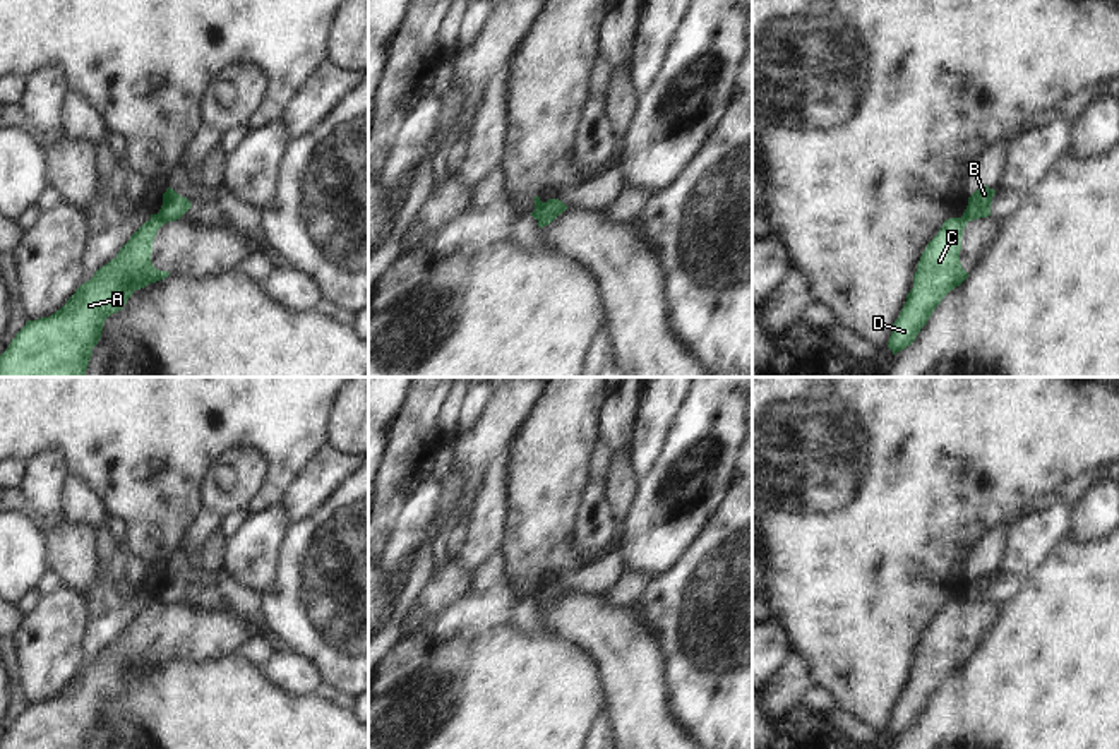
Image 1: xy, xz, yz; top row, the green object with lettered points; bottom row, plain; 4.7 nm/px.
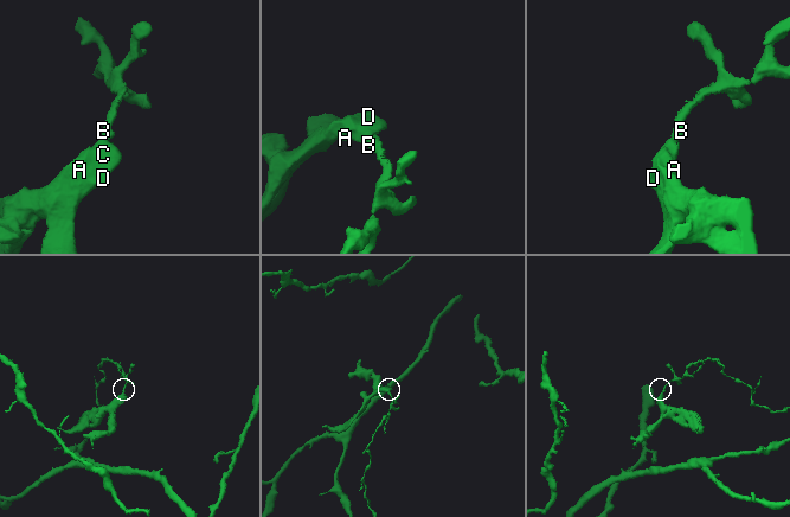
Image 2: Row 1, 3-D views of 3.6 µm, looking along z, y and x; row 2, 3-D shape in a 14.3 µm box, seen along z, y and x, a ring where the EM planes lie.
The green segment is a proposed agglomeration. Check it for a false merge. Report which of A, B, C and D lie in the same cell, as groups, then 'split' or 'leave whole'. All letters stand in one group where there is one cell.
A C D / B | split

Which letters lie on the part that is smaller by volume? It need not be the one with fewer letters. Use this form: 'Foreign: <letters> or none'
Foreign: A, C, D

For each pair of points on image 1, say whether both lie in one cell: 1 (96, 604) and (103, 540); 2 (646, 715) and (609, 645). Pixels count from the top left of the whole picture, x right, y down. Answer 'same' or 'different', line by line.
1: same
2: same

